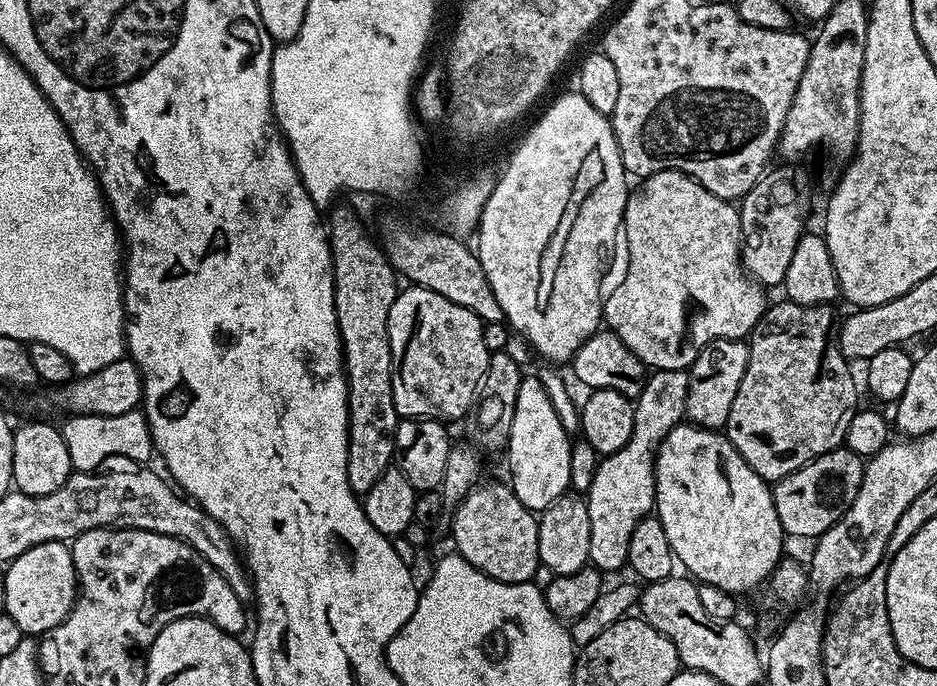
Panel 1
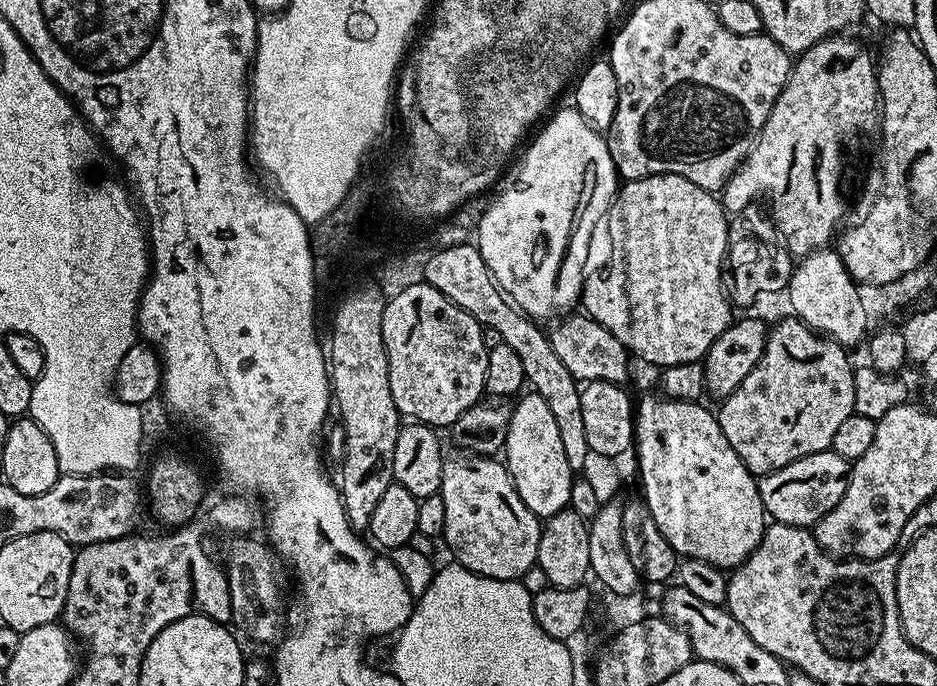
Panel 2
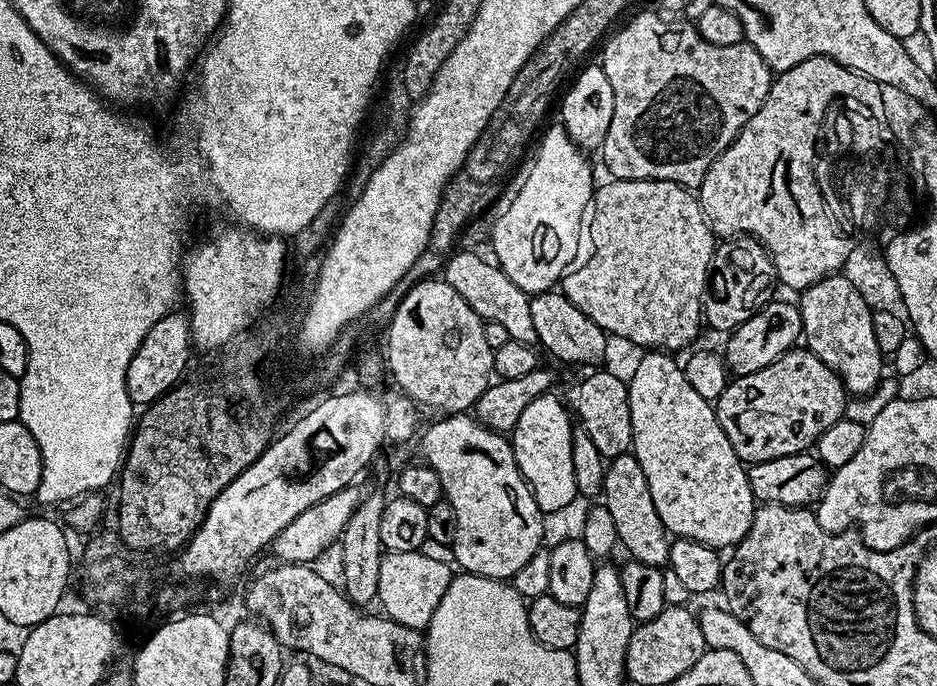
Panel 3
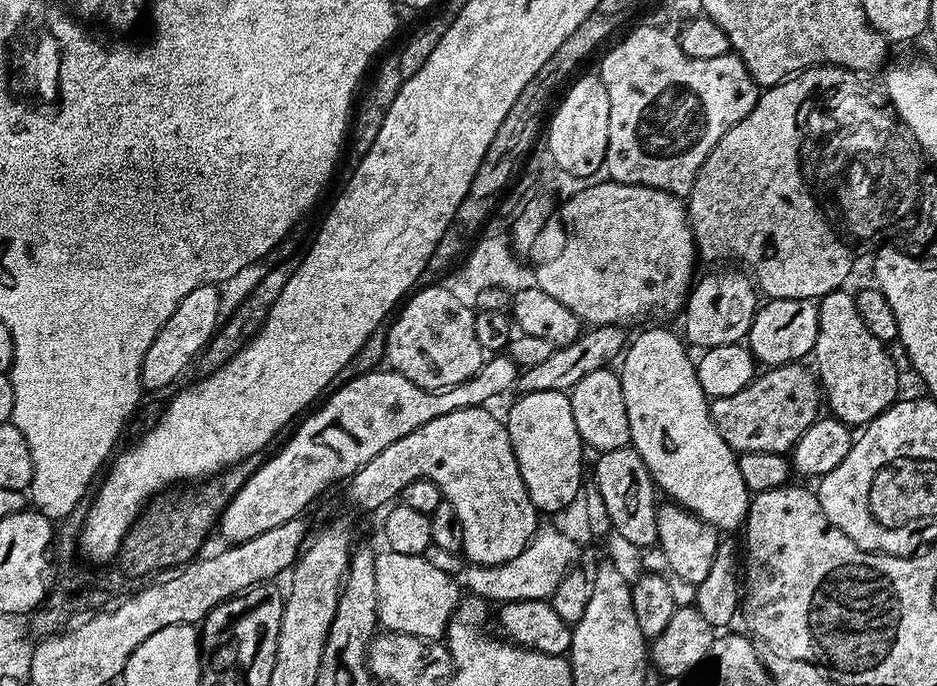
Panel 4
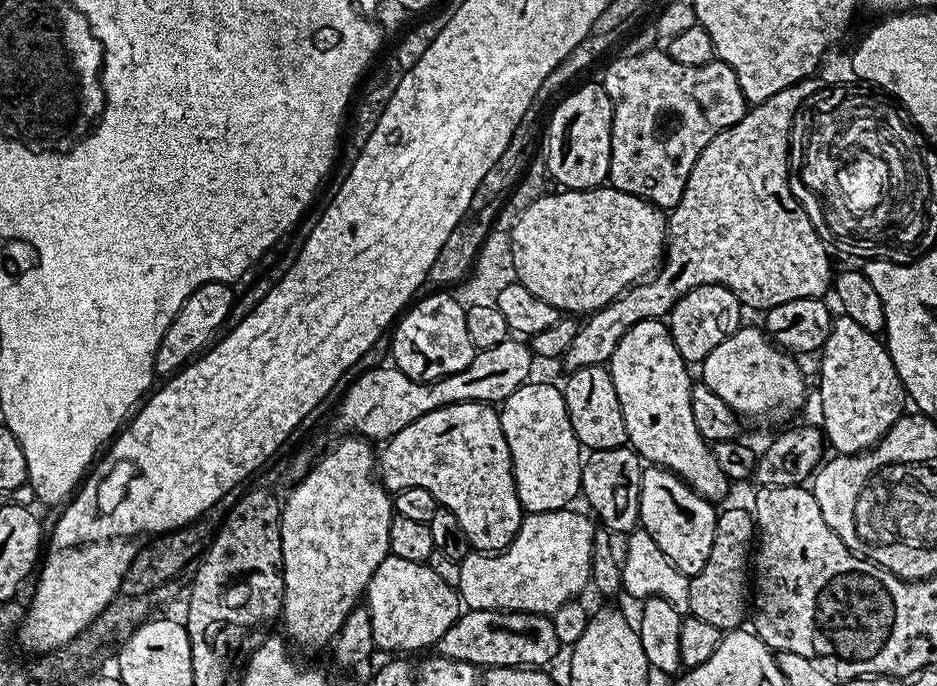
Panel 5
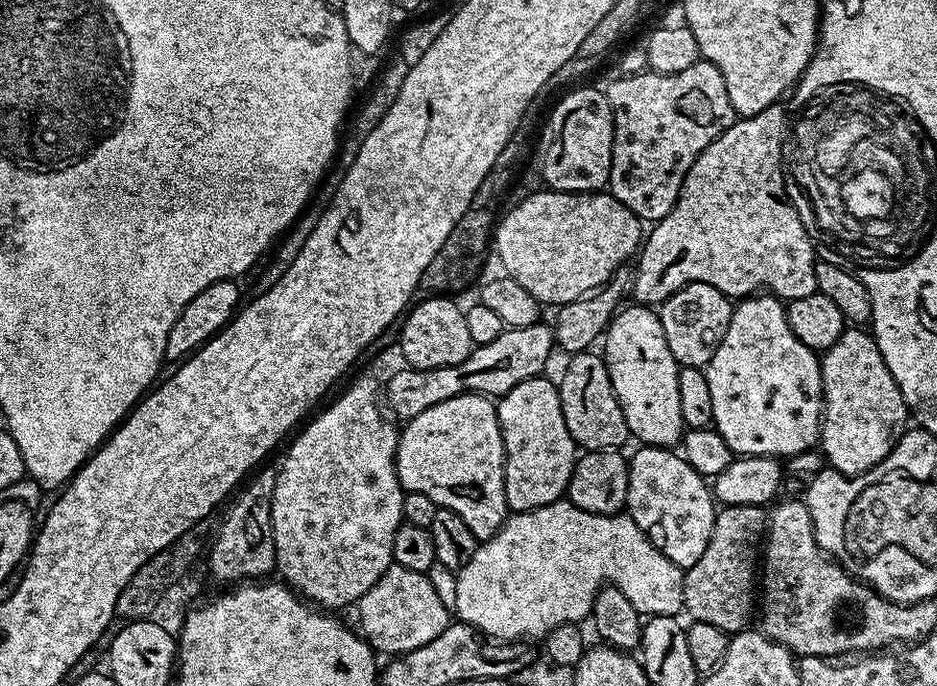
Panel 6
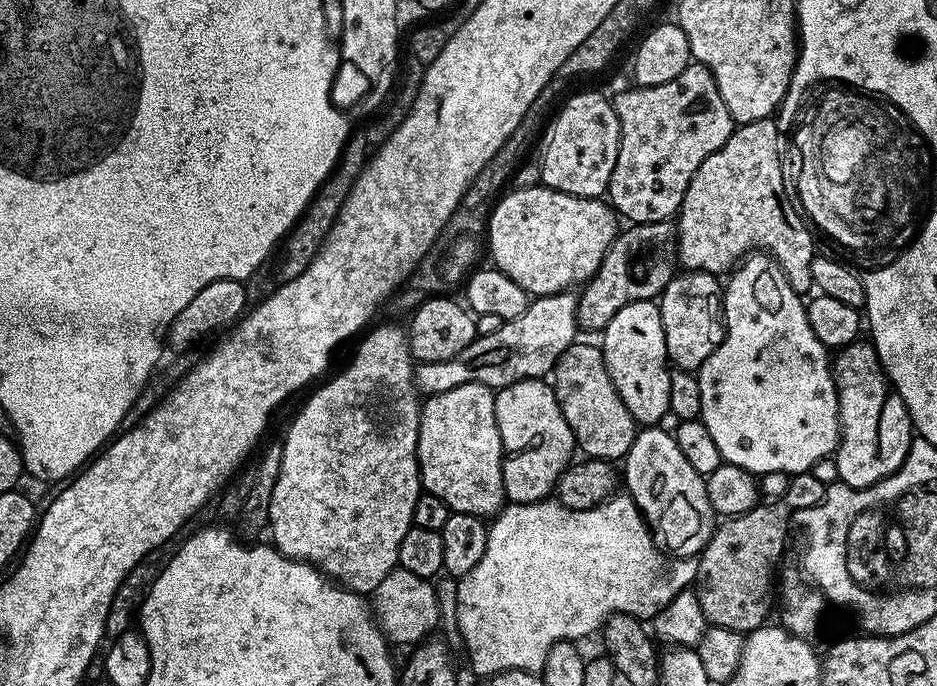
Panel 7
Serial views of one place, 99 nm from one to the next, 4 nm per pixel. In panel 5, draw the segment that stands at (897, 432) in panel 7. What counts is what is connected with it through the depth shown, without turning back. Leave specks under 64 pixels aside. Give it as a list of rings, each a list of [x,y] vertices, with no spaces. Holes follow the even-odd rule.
[[[840,314],[832,321],[832,329],[818,359],[820,359],[820,412],[824,415],[822,431],[825,441],[833,453],[841,456],[855,456],[867,452],[906,412],[904,384],[900,380],[898,370],[894,370],[894,362],[890,358],[885,341],[875,332],[862,330],[862,326],[854,322],[854,318]]]

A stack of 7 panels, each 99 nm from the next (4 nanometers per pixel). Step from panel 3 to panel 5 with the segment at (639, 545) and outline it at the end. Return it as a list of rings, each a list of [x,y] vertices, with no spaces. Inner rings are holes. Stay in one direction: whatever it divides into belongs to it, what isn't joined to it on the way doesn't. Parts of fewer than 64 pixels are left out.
[[[631,447],[592,450],[580,465],[580,491],[592,507],[591,515],[613,534],[628,534],[640,523],[640,495],[645,465]]]

